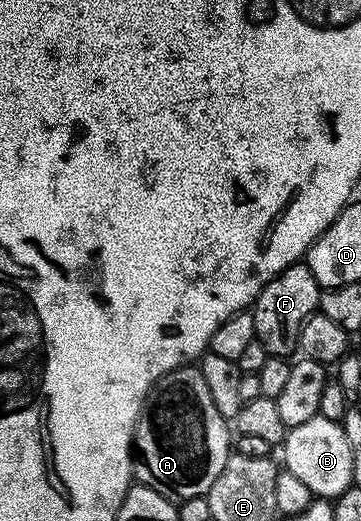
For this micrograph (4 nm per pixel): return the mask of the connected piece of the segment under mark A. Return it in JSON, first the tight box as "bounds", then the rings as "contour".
{"bounds":[132,365,232,500],"contour":[[[197,365],[178,366],[155,382],[147,392],[142,414],[134,426],[132,450],[136,455],[132,466],[133,477],[141,485],[156,488],[160,496],[171,500],[204,496],[212,488],[212,484],[216,484],[216,476],[224,472],[224,464],[232,453],[232,430],[227,419],[216,412],[216,404],[212,404],[212,396],[208,392],[208,383]]]}

